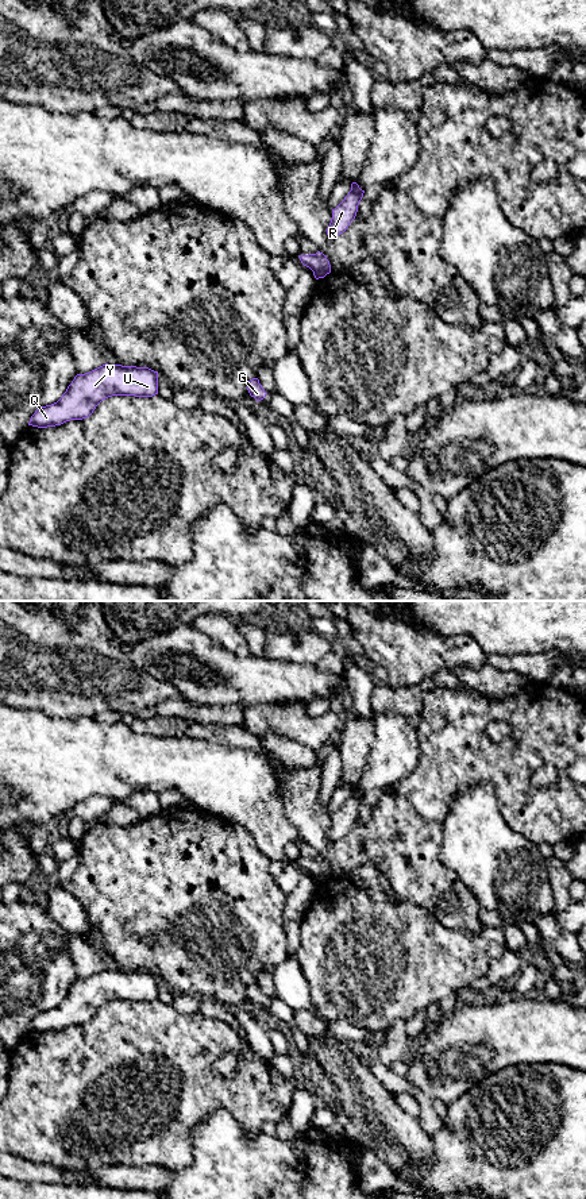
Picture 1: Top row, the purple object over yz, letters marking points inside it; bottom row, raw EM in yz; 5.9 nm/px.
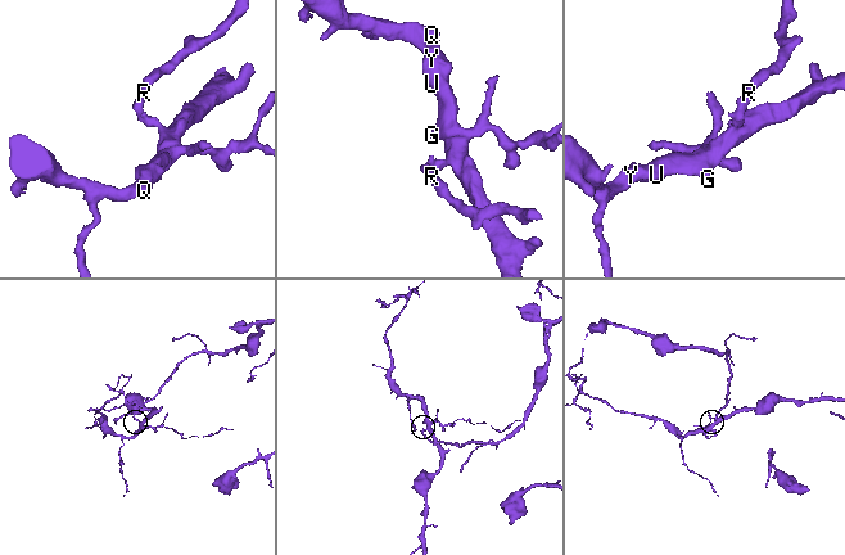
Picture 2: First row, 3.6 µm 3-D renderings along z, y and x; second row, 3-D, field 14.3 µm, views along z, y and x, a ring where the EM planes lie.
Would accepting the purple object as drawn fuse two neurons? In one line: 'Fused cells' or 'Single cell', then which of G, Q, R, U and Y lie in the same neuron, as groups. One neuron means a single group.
Fused cells. Groups: G Q U Y / R

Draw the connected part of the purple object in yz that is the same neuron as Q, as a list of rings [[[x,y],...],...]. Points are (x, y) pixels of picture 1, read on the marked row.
[[[105,363],[89,373],[77,374],[57,402],[35,410],[28,425],[47,428],[70,420],[86,419],[103,400],[112,396],[153,397],[155,394],[158,394],[158,371],[149,367]]]

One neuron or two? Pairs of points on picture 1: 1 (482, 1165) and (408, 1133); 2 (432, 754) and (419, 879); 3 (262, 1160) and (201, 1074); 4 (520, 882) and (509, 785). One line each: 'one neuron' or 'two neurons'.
1: two neurons
2: two neurons
3: two neurons
4: two neurons

